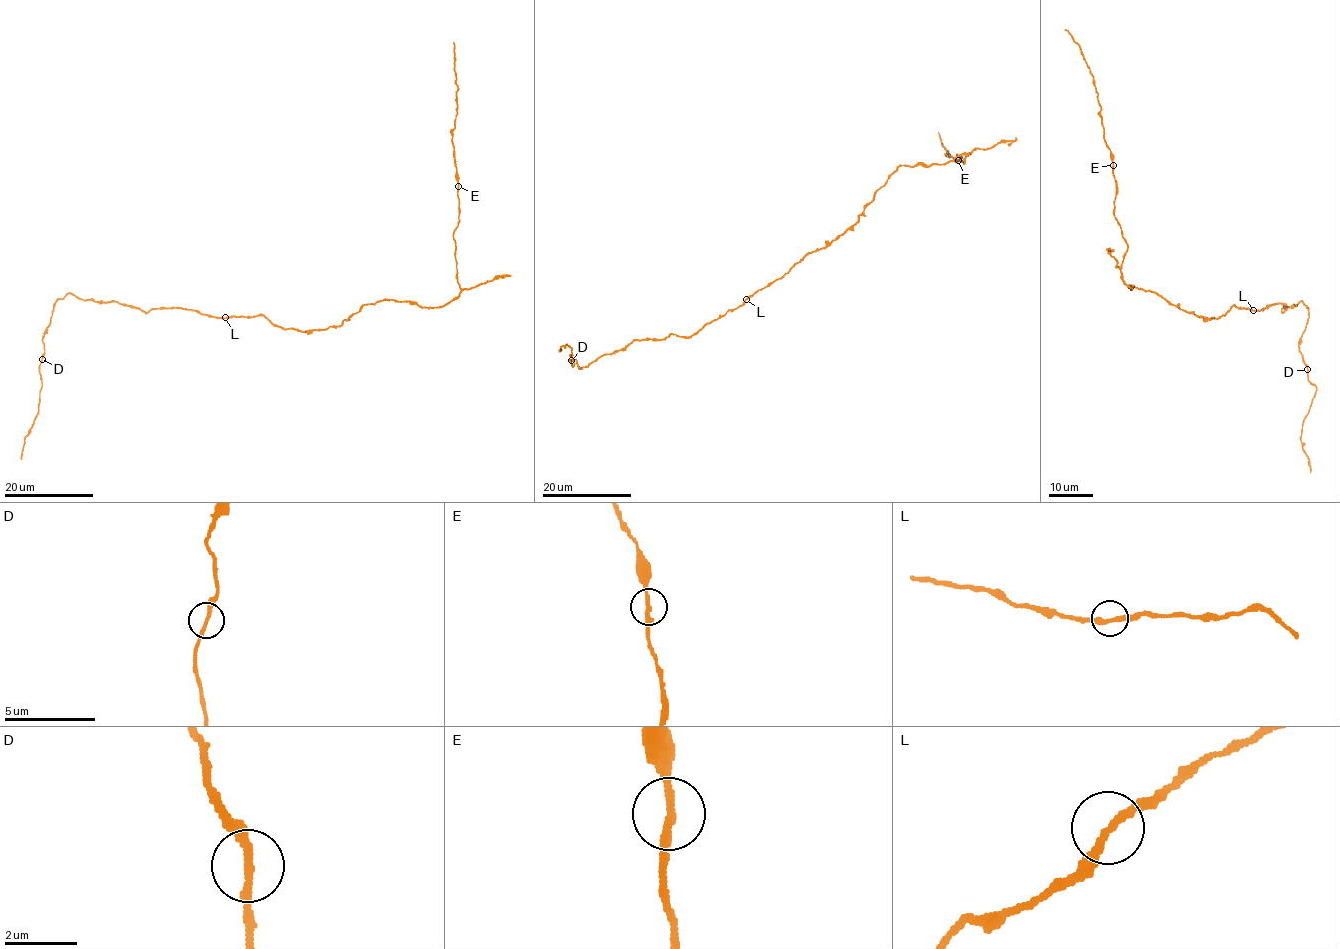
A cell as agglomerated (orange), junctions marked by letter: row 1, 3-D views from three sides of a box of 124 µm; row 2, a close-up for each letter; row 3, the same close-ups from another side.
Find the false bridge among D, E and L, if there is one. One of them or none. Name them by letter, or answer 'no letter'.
no letter

